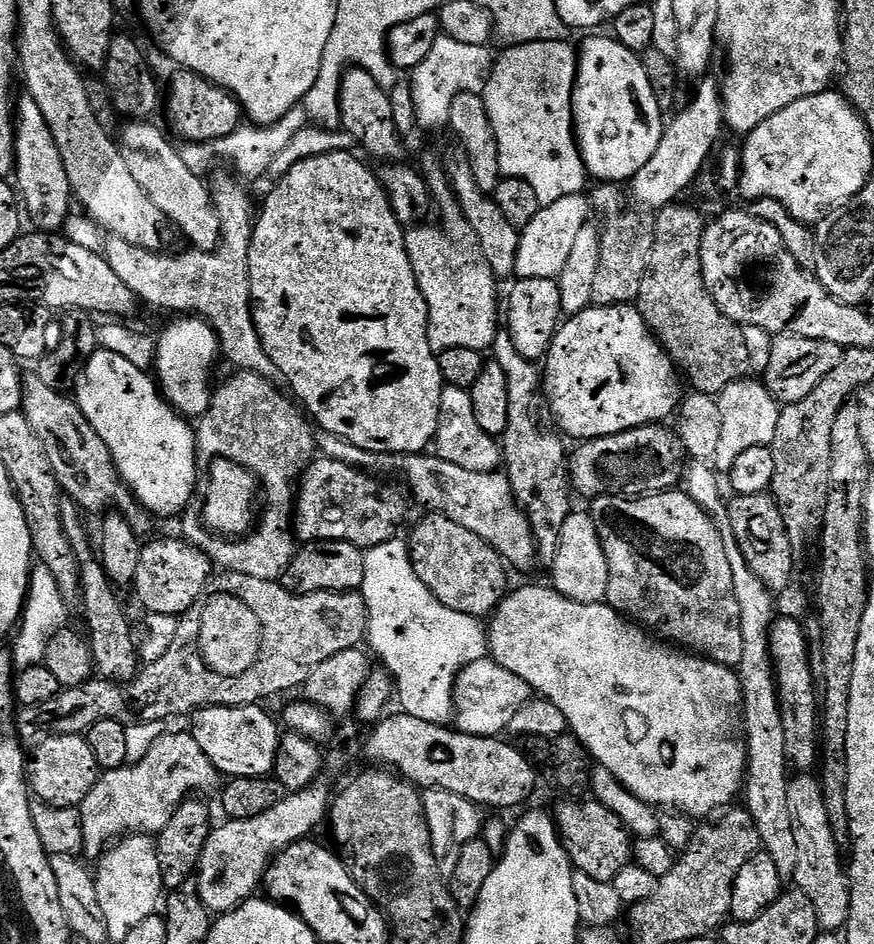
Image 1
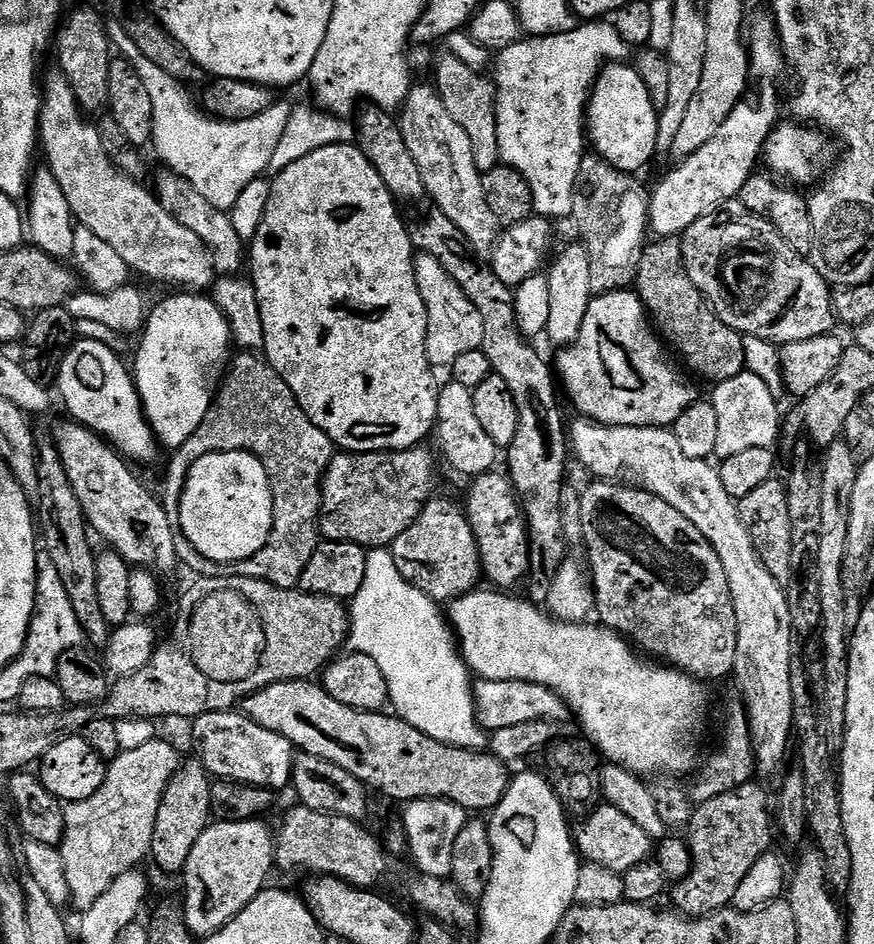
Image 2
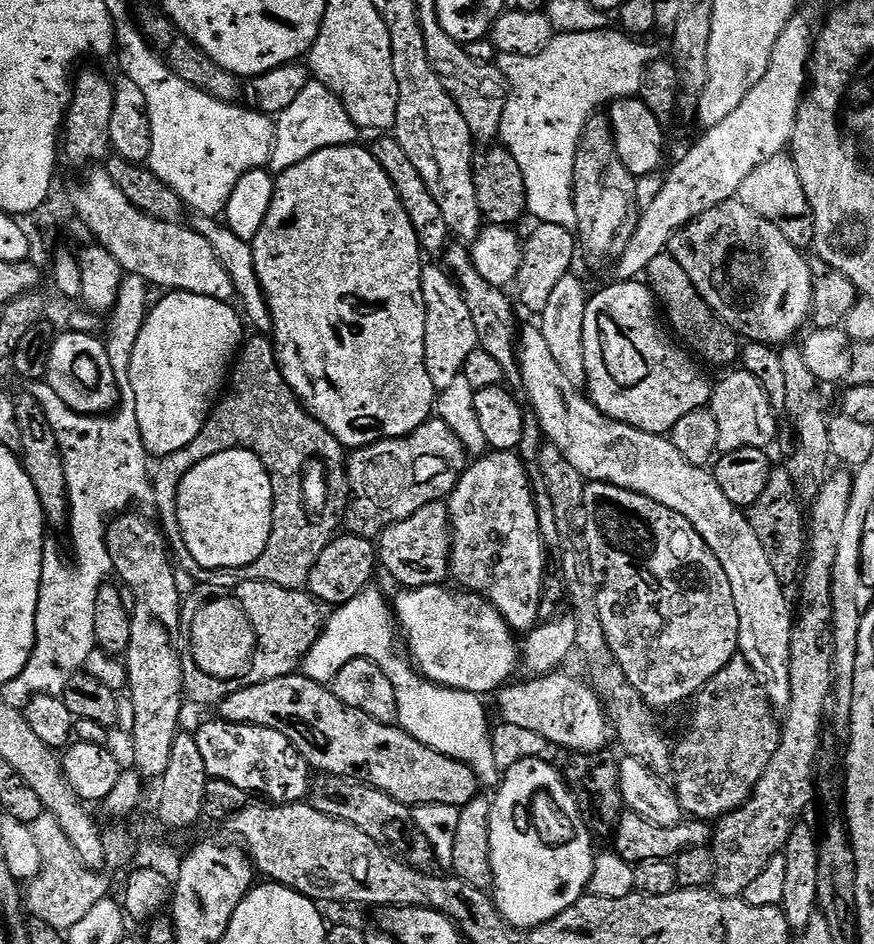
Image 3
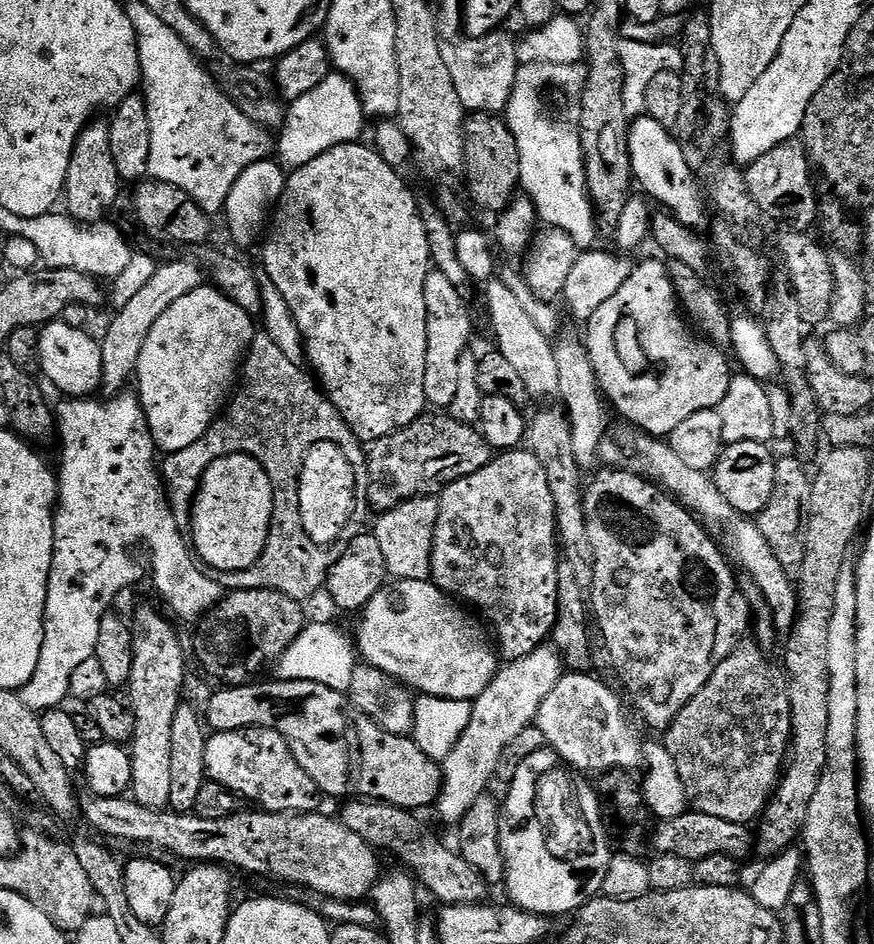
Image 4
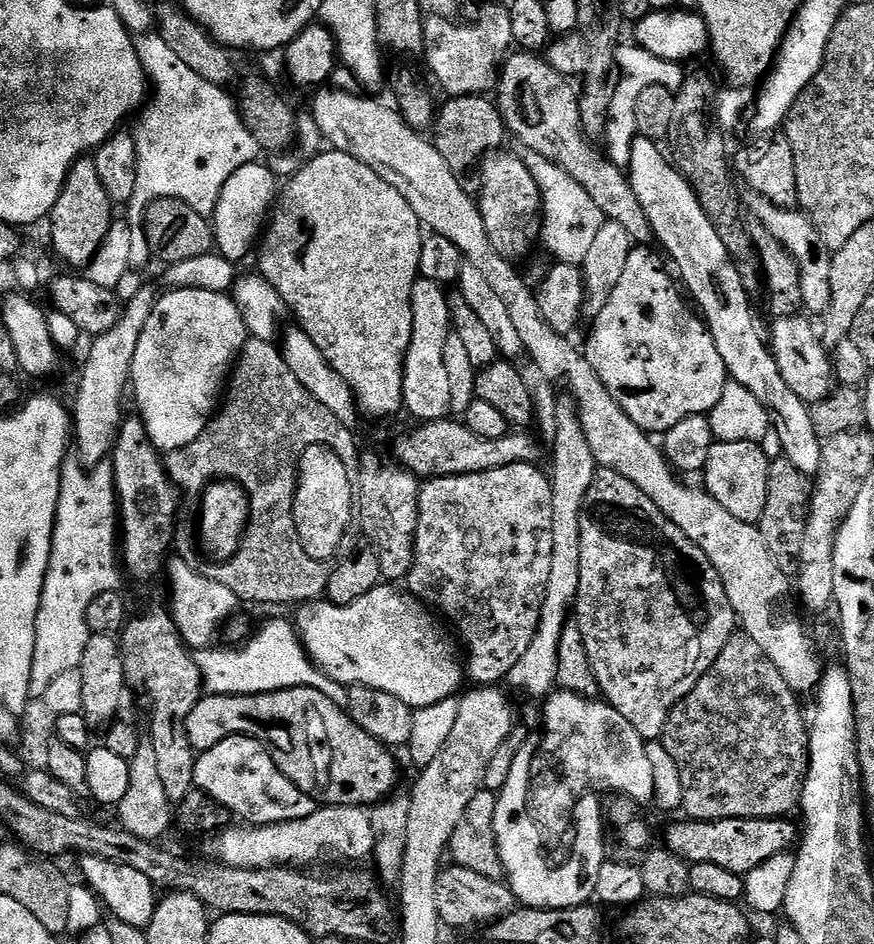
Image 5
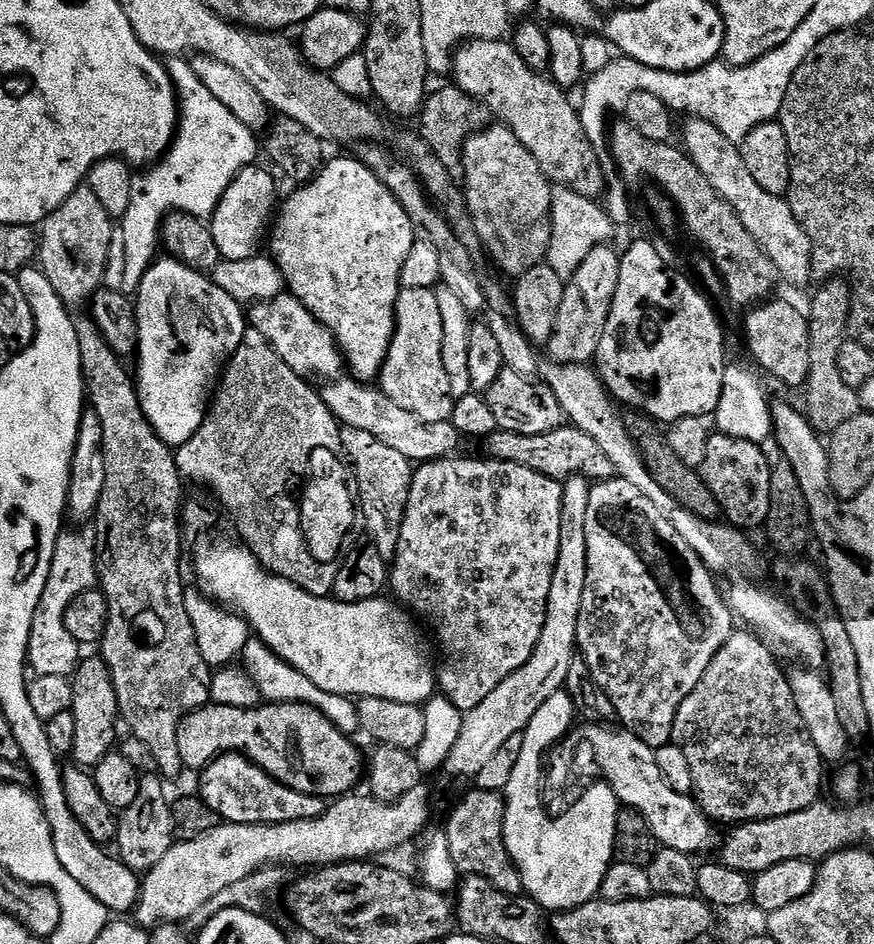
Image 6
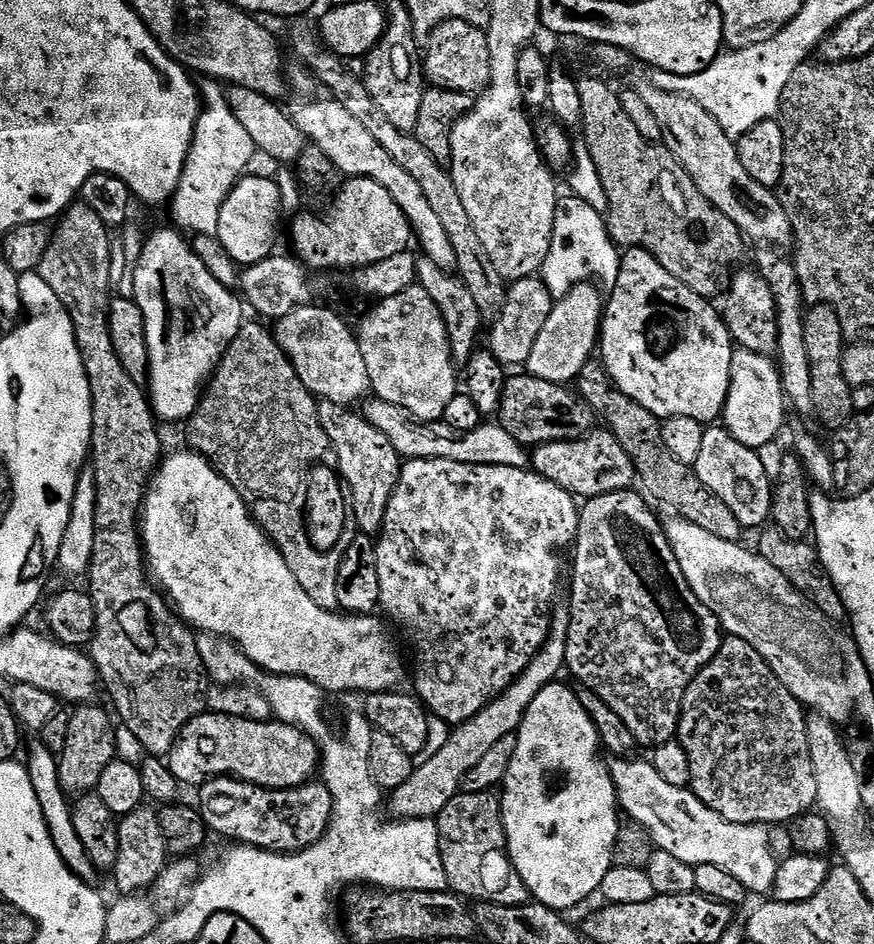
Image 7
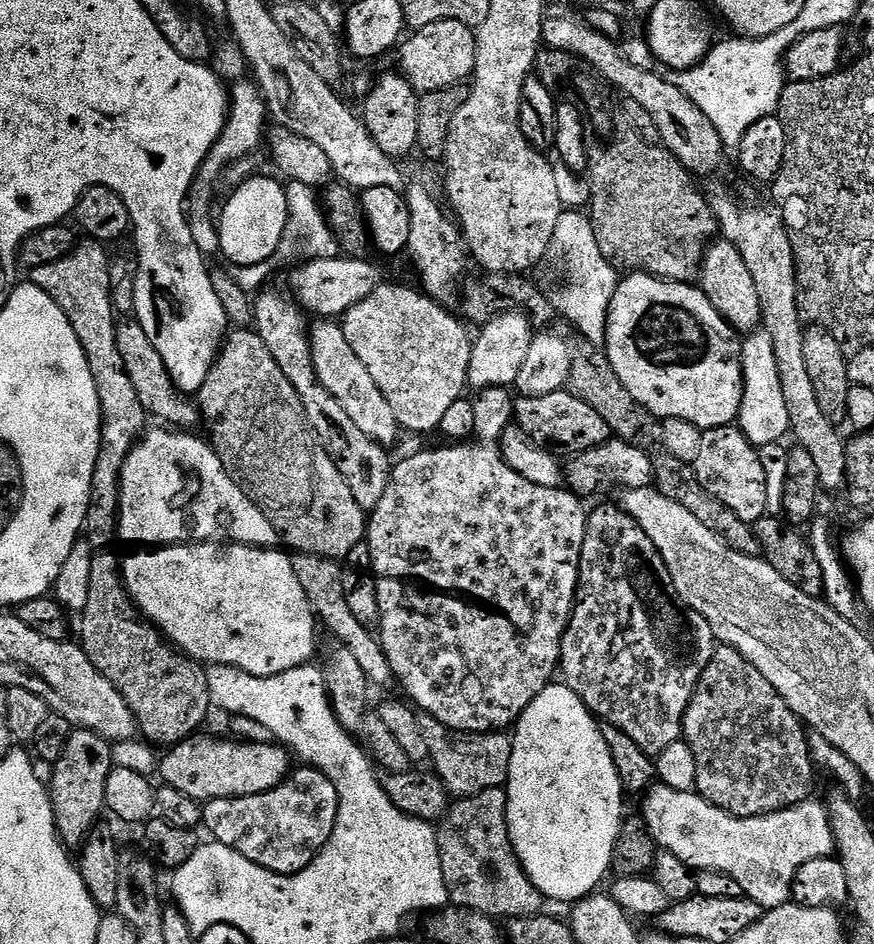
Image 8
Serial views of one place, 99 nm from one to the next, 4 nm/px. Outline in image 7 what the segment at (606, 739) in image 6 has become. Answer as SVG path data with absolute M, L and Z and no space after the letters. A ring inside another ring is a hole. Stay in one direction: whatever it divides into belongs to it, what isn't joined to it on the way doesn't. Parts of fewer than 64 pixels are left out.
M616 758L610 771L619 807L652 835L657 849L674 854L679 861L697 866L718 866L742 882L749 893L771 893L780 860L772 845L771 827L762 824L731 824L710 810L687 787L670 785L647 759Z

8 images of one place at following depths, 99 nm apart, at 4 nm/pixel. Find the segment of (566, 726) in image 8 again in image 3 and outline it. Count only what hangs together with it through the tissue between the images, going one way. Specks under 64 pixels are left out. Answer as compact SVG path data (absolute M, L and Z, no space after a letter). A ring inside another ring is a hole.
M532 759L518 762L513 768L503 773L500 787L495 789L491 801L492 813L489 818L490 858L493 866L494 899L496 908L515 928L537 928L542 922L550 922L562 910L574 906L585 892L576 886L576 879L584 882L584 876L592 876L592 853L586 844L576 845L573 849L561 852L548 852L536 836L532 836L532 828L528 828L524 816L524 804L528 804L528 795L534 786L541 784L538 774L545 761ZM560 872L566 890L552 889L553 878Z

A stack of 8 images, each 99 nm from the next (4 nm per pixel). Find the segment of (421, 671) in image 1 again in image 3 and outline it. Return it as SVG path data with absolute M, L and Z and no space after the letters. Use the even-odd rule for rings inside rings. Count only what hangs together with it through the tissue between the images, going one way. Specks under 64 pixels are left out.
M376 586L365 588L349 604L339 605L333 612L336 613L327 617L323 632L304 656L303 675L314 681L330 684L338 670L346 666L346 662L373 660L394 686L399 727L423 745L430 746L456 761L470 764L483 789L499 788L503 773L496 762L492 730L488 728L488 716L481 701L483 699L477 693L444 688L423 679L405 657L404 661L396 653L398 628L394 623L394 612L389 601L388 604L384 601L383 594Z

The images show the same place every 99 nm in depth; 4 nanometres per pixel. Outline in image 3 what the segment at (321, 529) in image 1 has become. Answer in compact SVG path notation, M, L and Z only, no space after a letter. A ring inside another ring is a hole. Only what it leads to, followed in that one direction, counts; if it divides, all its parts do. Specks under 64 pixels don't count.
M430 418L409 436L379 440L376 444L355 449L349 456L352 457L348 460L348 492L353 500L348 504L347 531L354 536L369 538L379 537L390 526L410 518L410 514L418 514L422 506L451 496L466 467L464 444L446 422L437 418Z

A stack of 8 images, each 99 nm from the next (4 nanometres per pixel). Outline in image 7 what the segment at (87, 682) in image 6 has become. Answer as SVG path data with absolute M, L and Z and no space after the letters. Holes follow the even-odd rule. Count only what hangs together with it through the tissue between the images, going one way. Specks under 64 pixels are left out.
M96 702L81 704L68 720L68 729L64 732L64 749L59 749L60 781L62 790L69 797L79 798L85 794L95 793L98 778L102 778L102 770L110 766L110 762L117 759L116 728L113 717L107 707L99 708Z

